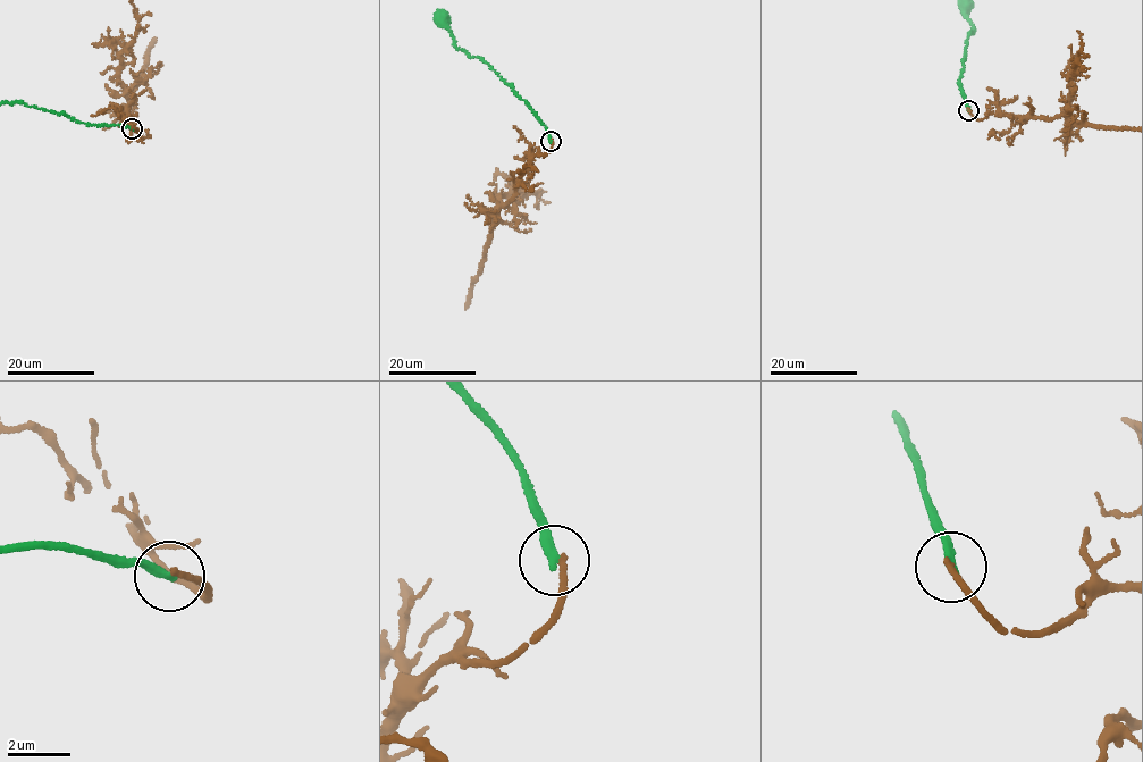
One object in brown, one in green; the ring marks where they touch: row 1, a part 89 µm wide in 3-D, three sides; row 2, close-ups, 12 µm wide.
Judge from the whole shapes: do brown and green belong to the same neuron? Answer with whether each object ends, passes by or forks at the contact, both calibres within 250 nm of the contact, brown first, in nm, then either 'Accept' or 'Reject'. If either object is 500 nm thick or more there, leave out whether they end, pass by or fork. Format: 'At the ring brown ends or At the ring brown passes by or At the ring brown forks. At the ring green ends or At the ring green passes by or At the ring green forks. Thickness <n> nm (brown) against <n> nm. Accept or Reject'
At the ring brown ends. At the ring green ends. Thickness 200 nm (brown) against 320 nm. Reject

